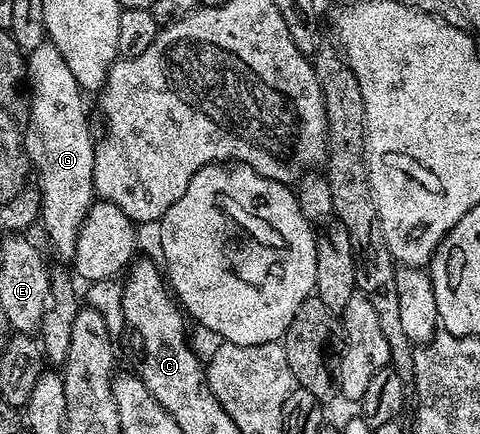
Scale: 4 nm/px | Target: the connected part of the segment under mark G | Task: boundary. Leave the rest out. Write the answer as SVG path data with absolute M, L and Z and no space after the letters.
M48 42L28 53L27 88L33 91L29 104L27 100L27 112L29 108L37 140L41 143L39 220L42 225L45 223L54 254L69 262L76 254L81 225L95 203L95 135L89 129L89 116L85 113L86 97L79 82L75 82L75 74L71 74L67 62L63 62L63 54Z

